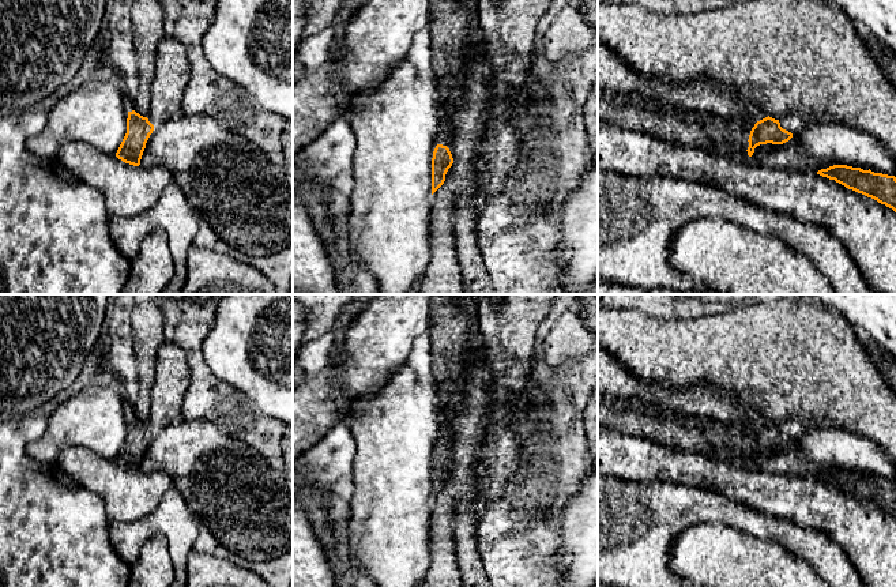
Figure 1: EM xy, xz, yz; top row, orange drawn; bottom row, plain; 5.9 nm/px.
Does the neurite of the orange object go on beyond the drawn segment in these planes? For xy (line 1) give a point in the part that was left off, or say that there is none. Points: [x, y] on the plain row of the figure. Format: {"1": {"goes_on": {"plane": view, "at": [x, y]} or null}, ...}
{"1": {"goes_on": null}}

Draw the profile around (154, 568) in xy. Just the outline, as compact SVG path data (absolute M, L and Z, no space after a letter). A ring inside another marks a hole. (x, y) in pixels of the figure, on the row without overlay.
M151 535L140 549L127 587L170 587L174 579L166 537Z

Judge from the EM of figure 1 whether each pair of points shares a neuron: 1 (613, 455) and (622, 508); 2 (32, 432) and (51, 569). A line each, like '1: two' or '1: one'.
1: two
2: one

